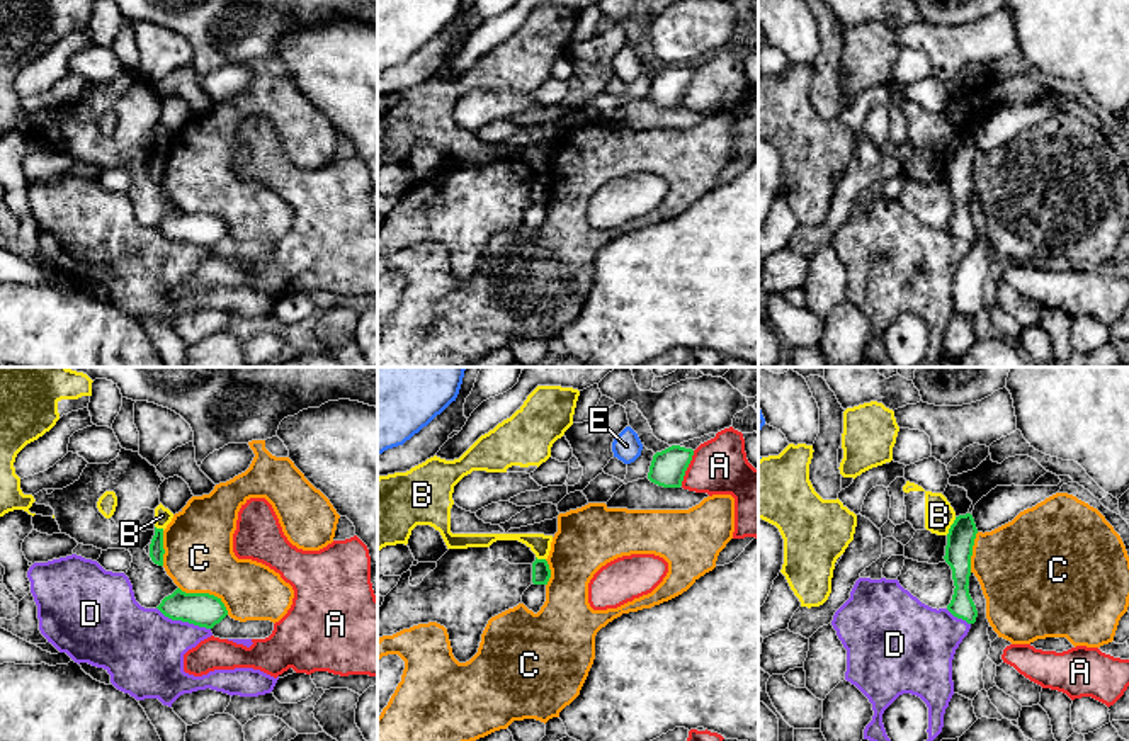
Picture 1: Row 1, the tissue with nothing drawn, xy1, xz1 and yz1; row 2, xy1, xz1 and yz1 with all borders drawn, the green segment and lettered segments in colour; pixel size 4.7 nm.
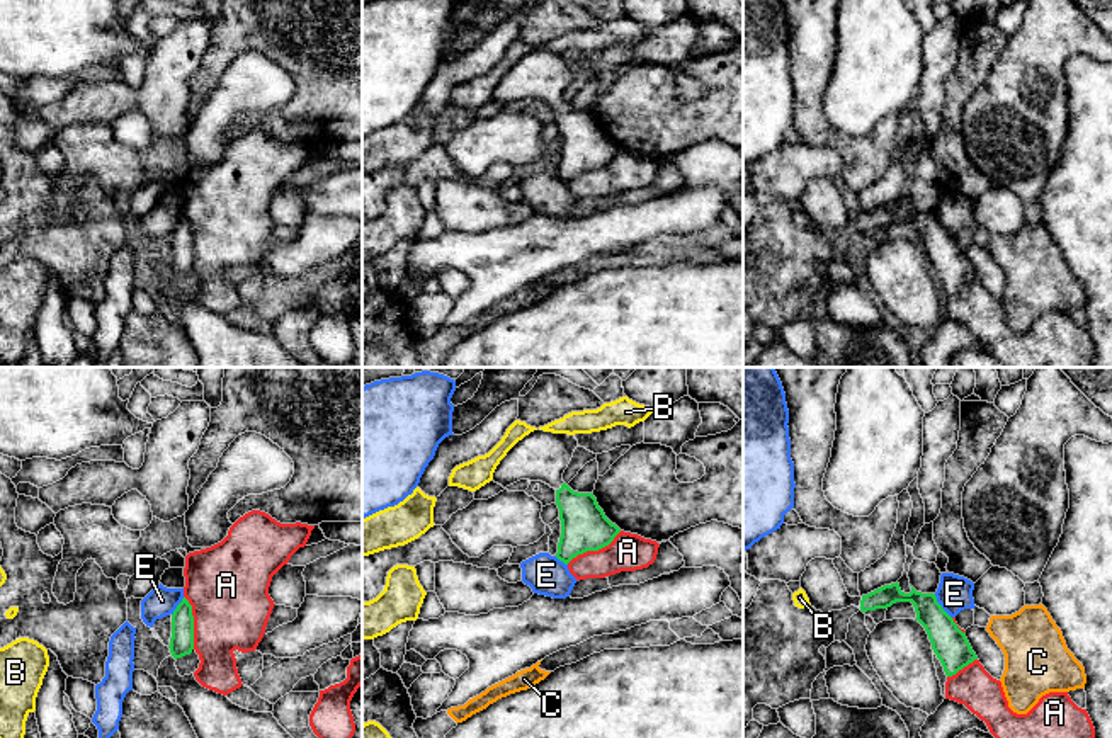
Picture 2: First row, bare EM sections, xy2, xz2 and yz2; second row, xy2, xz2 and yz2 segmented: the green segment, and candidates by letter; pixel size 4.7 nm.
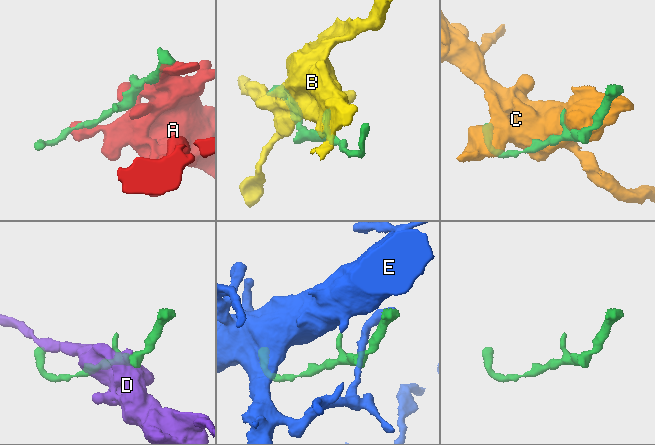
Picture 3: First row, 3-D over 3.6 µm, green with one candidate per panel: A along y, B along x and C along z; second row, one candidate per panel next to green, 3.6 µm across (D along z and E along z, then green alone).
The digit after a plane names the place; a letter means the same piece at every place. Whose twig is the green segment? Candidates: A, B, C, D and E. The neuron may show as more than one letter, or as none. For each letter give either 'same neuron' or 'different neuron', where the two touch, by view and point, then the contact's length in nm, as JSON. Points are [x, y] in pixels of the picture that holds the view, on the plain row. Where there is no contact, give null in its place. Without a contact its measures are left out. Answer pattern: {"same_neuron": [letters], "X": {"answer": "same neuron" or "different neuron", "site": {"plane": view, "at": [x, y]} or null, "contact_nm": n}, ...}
{"same_neuron": [], "A": {"answer": "different neuron", "site": {"plane": "xz2", "at": [594, 169]}, "contact_nm": 300}, "B": {"answer": "different neuron", "site": {"plane": "yz1", "at": [951, 145]}, "contact_nm": 100}, "C": {"answer": "different neuron", "site": {"plane": "xy1", "at": [206, 213]}, "contact_nm": 280}, "D": {"answer": "different neuron", "site": {"plane": "xy1", "at": [184, 240]}, "contact_nm": 280}, "E": {"answer": "different neuron", "site": {"plane": "yz2", "at": [941, 225]}, "contact_nm": 150}}

